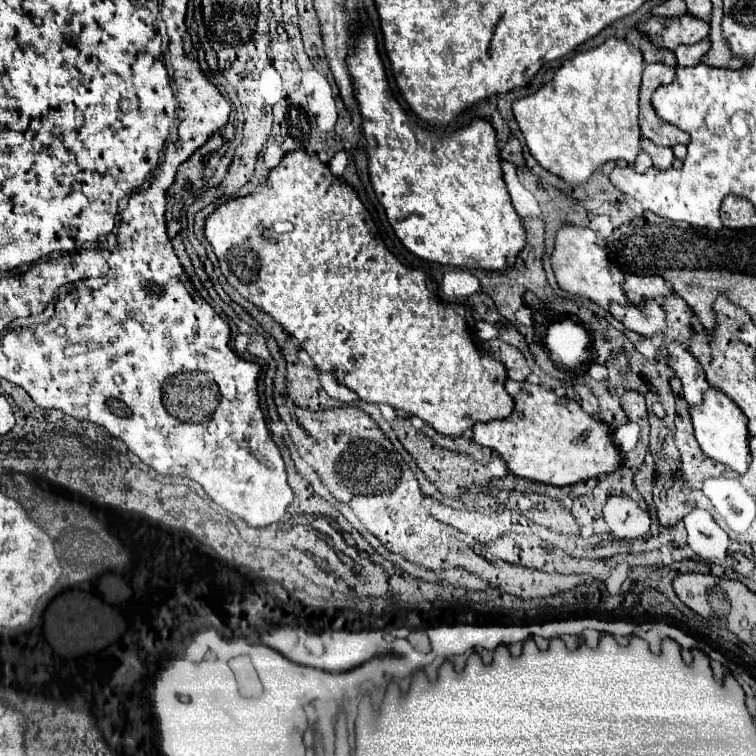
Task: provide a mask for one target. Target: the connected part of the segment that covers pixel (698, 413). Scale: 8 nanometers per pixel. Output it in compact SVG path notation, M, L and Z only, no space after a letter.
M708 387L708 391L704 391L702 405L690 407L690 415L692 415L696 439L698 439L700 447L702 447L702 451L710 459L728 465L730 469L738 471L740 475L746 473L748 463L750 463L750 451L748 451L748 419L740 411L740 407L736 407L736 403L728 395L724 395L720 389Z

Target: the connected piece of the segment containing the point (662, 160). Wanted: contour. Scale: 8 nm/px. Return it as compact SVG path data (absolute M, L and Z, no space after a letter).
M642 137L642 149L652 157L652 163L660 169L668 169L674 161L674 153L672 153L672 147L662 147L662 145L656 145L652 143L650 139Z

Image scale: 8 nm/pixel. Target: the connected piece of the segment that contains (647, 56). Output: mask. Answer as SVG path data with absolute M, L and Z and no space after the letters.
M640 32L639 47L645 63L664 63L664 65L668 65L668 67L676 67L676 63L678 63L674 52L654 46L648 38Z

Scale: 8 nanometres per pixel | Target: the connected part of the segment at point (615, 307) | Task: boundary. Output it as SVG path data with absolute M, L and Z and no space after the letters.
M644 301L642 307L612 303L610 313L620 319L630 331L636 331L642 337L652 337L656 331L664 329L664 311L656 301Z

